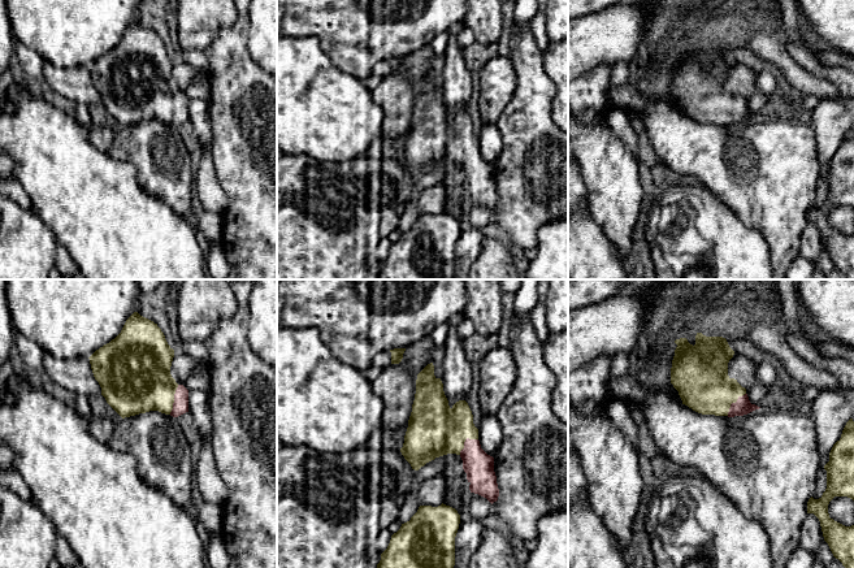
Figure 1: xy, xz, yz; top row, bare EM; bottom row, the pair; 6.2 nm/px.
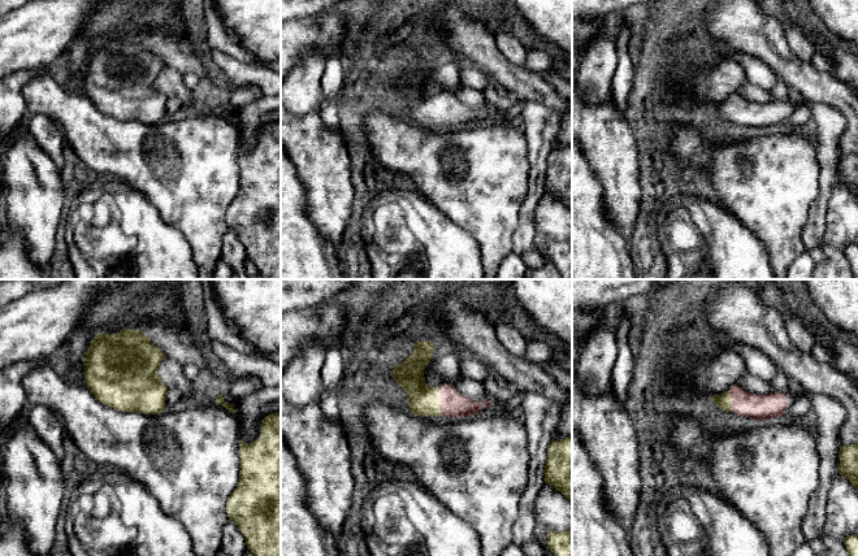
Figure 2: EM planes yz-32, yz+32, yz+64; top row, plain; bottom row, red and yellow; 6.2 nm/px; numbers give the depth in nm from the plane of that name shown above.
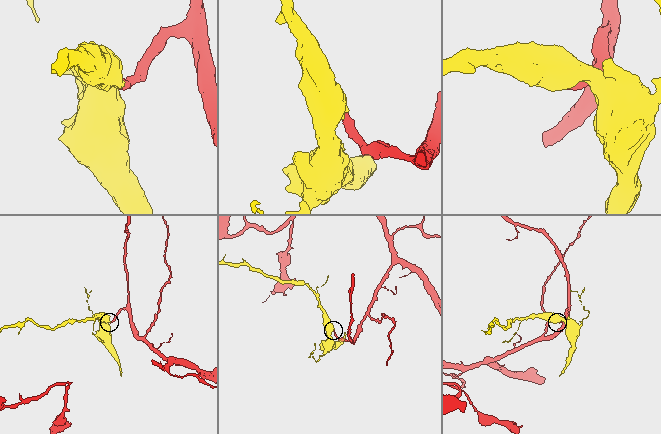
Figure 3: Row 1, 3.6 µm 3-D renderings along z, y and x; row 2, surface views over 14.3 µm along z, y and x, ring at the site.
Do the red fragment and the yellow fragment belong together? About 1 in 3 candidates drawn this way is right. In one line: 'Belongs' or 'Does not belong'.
Belongs

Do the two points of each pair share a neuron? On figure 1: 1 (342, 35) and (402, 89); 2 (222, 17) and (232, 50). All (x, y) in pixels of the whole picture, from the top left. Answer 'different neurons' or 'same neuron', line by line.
1: different neurons
2: different neurons

